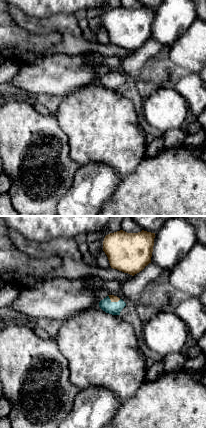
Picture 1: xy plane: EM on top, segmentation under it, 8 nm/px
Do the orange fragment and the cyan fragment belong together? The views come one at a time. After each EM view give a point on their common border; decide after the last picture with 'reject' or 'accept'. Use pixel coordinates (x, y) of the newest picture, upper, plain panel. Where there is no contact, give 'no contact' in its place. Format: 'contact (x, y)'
contact (113, 77)

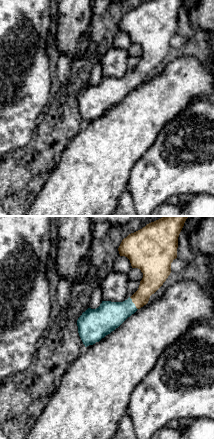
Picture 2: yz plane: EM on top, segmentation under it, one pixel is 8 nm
contact (133, 78)

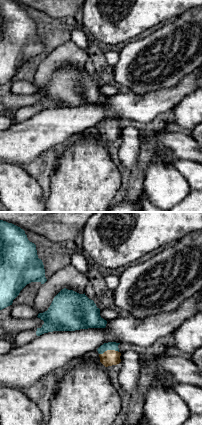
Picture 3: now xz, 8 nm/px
contact (108, 126)

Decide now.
accept

